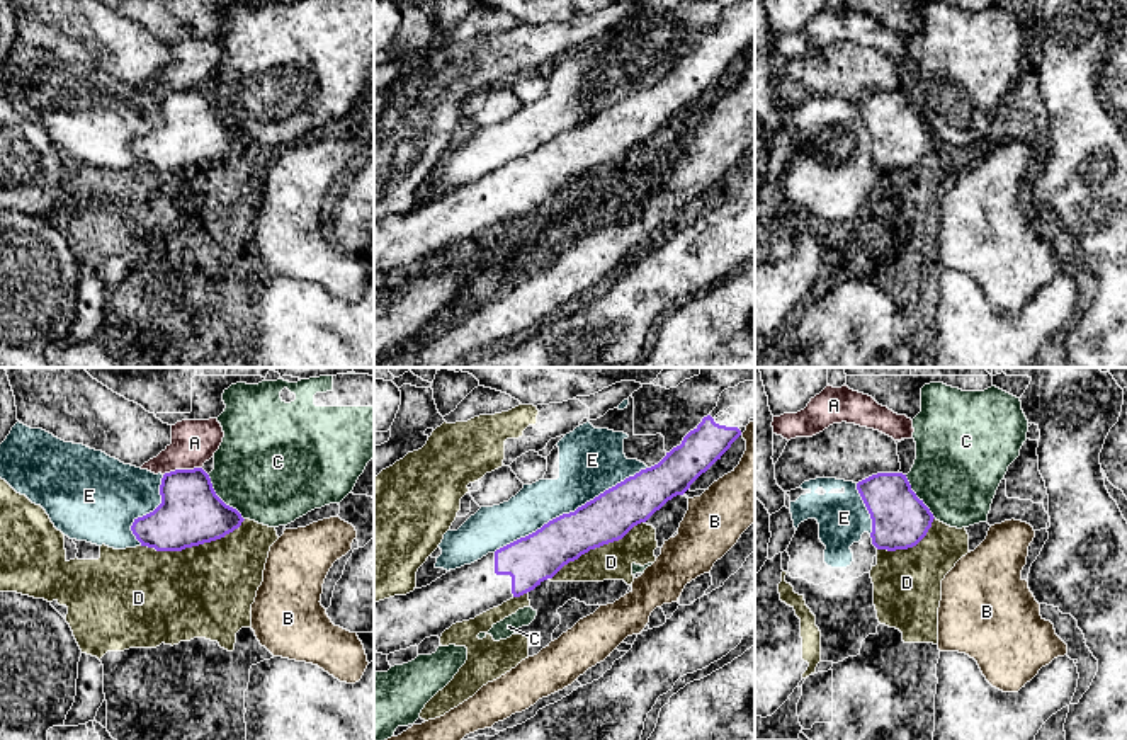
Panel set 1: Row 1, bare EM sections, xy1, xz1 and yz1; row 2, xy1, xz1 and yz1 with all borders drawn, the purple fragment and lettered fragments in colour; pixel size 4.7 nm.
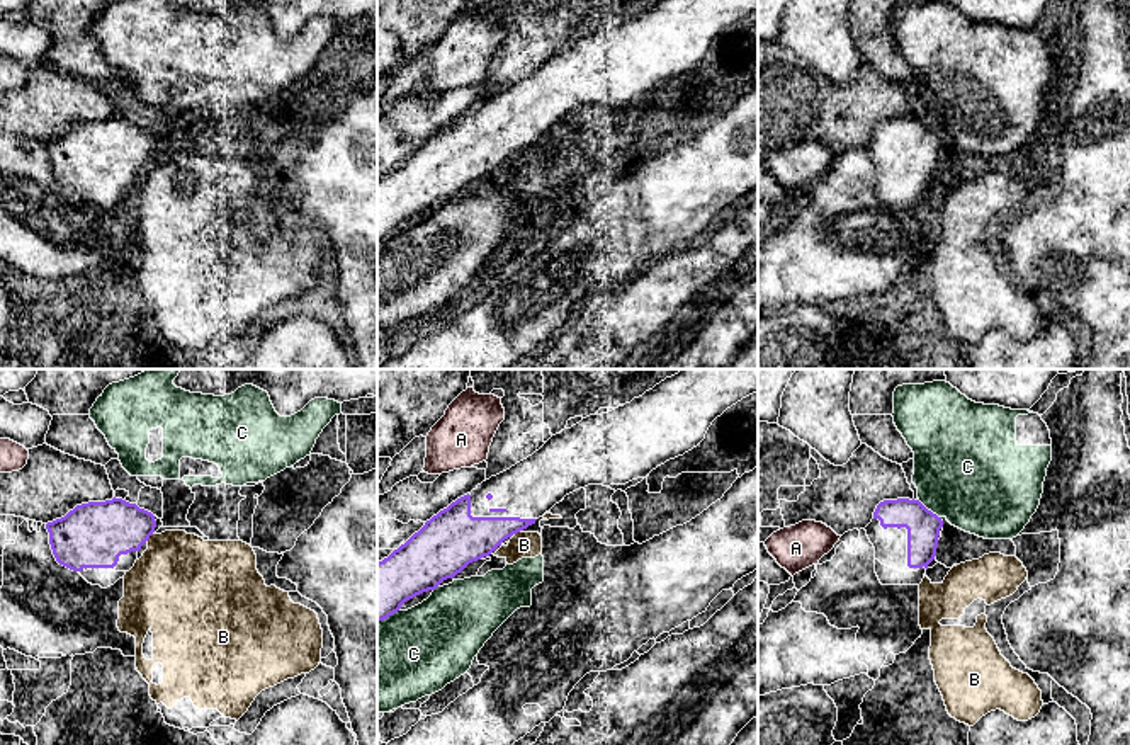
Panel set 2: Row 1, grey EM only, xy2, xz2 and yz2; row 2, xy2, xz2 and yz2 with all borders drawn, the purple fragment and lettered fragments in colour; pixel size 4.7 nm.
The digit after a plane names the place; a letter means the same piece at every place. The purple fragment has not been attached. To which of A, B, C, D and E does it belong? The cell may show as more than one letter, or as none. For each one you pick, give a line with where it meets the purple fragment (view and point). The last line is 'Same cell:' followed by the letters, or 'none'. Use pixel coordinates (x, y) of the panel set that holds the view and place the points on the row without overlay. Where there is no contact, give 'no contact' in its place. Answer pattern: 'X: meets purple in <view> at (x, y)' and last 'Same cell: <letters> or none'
Same cell: none

